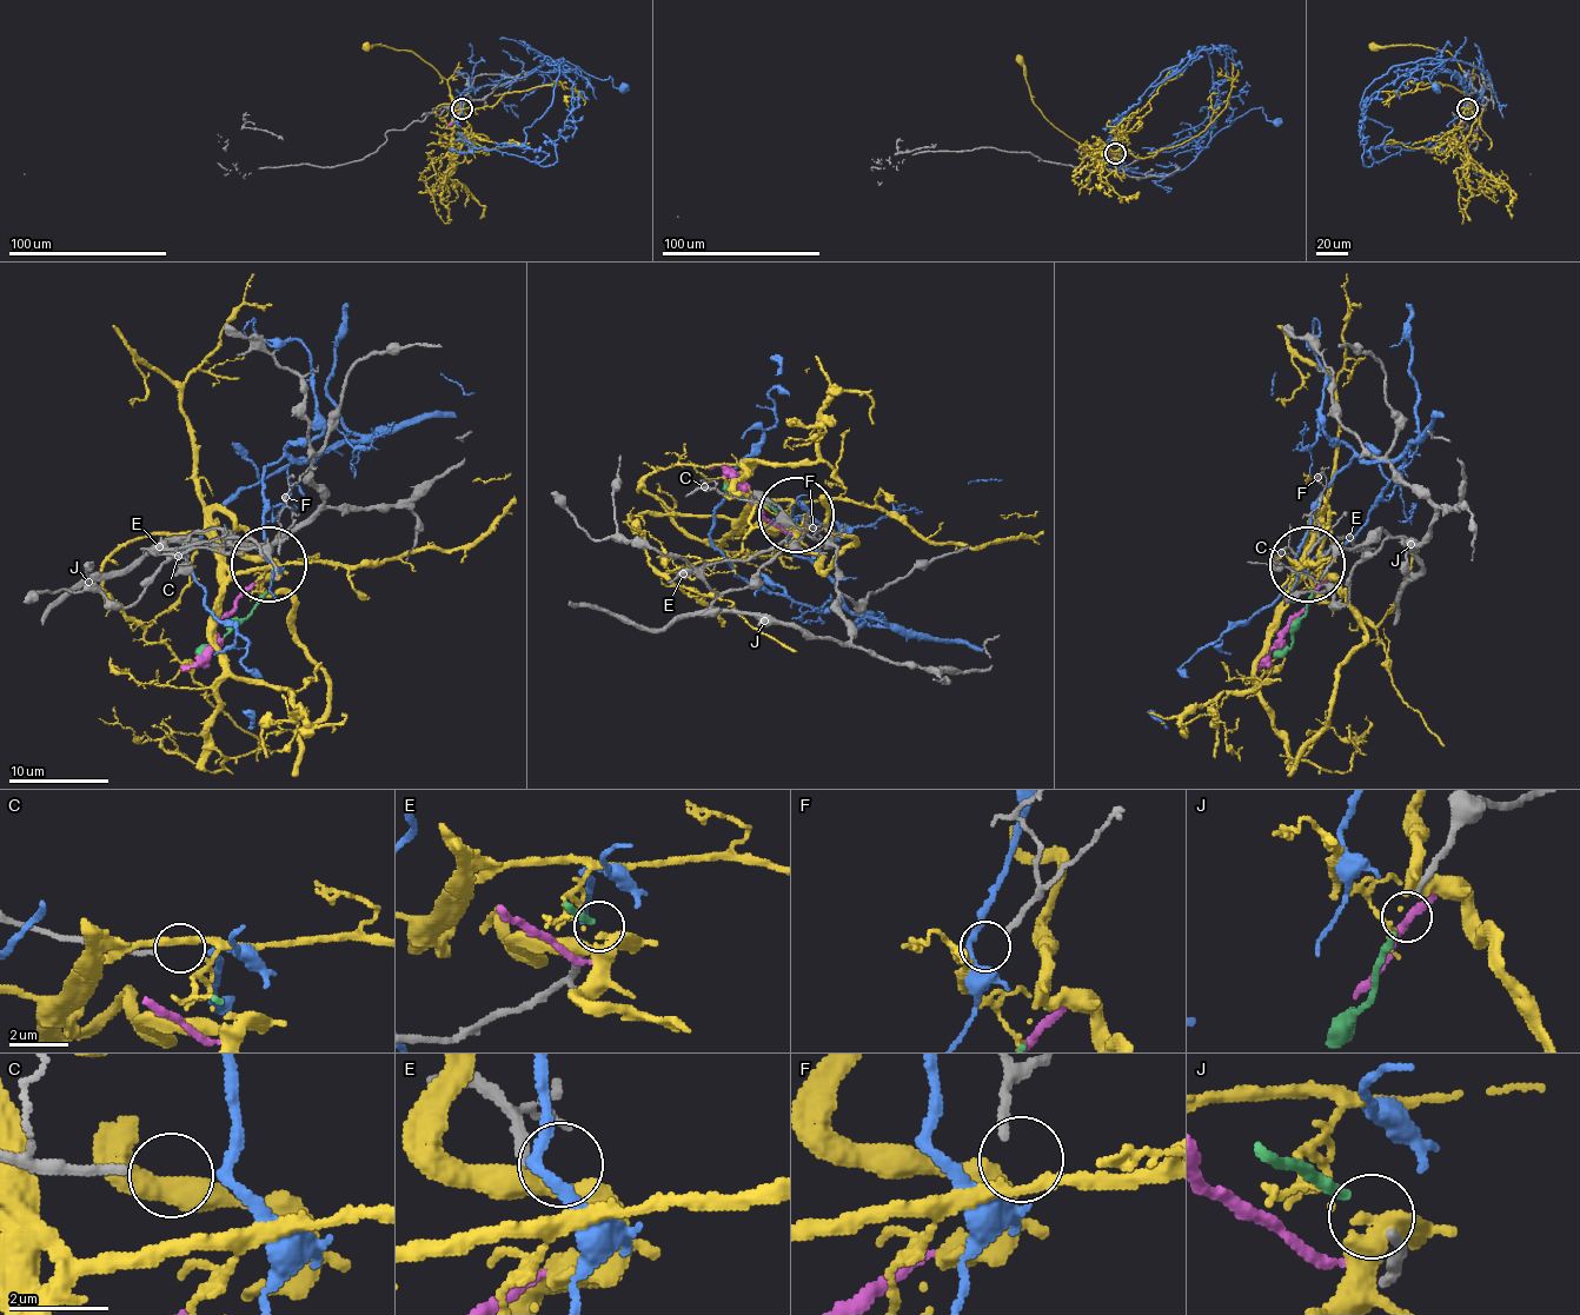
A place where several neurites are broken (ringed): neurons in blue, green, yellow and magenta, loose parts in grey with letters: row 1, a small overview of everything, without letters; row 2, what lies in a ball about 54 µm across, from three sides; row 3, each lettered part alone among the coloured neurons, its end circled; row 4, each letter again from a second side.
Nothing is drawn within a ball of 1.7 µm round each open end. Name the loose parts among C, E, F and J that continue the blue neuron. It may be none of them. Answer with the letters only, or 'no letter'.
C

